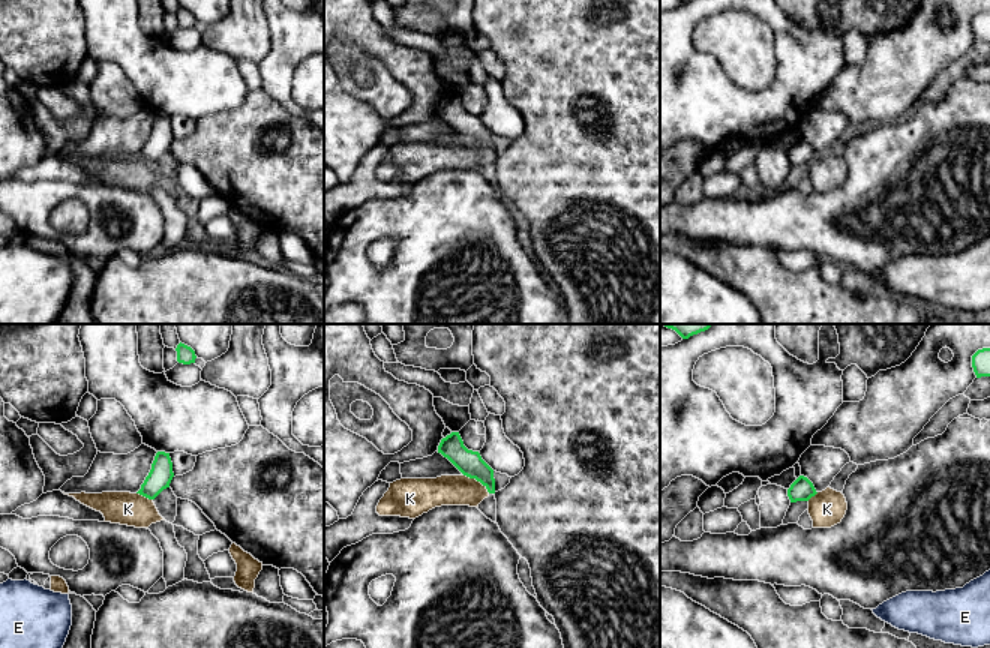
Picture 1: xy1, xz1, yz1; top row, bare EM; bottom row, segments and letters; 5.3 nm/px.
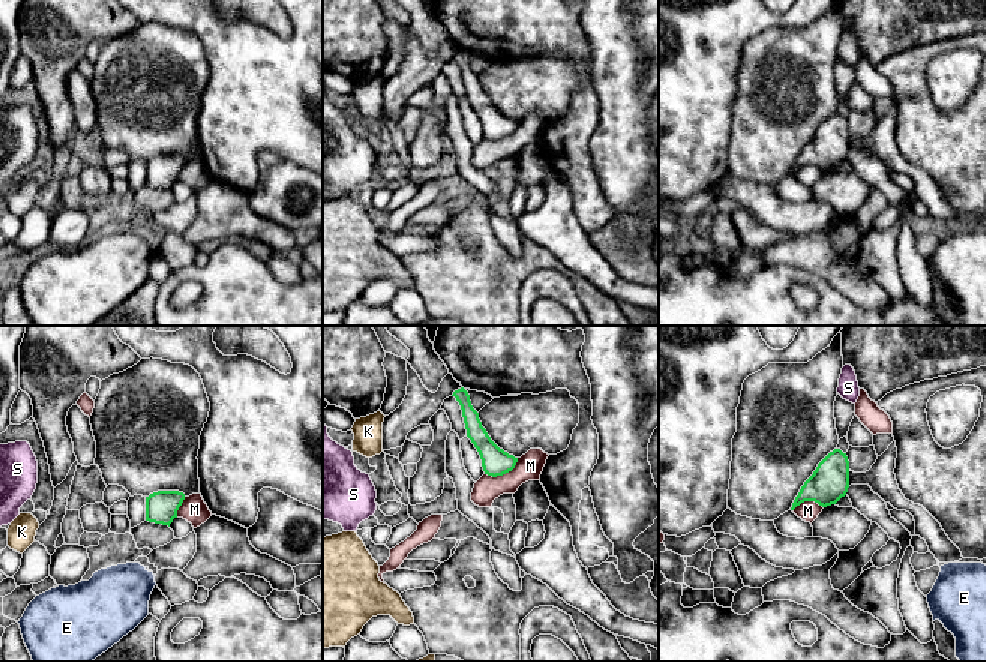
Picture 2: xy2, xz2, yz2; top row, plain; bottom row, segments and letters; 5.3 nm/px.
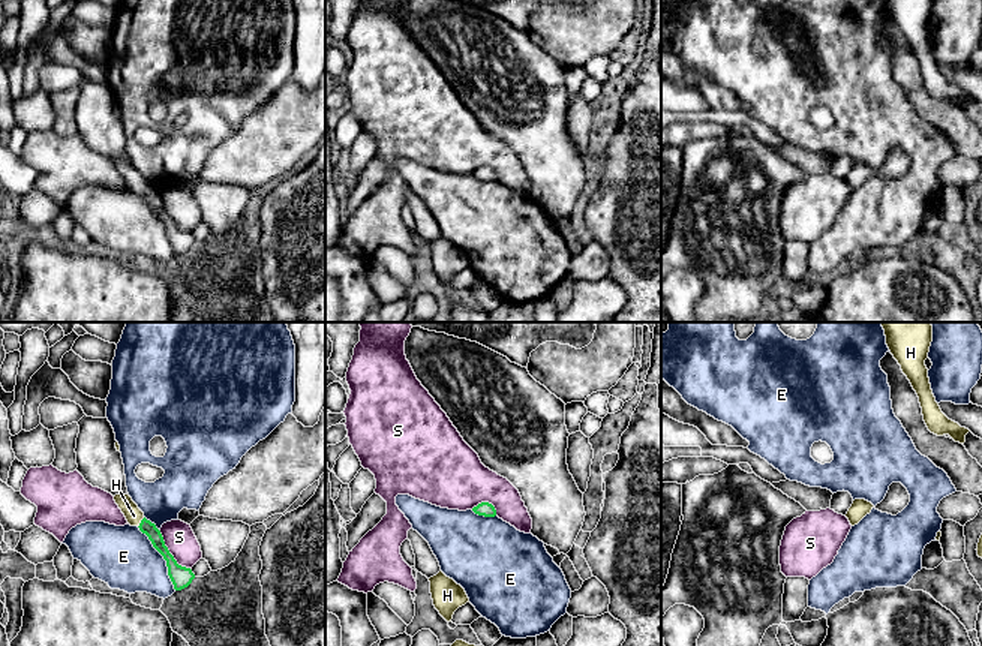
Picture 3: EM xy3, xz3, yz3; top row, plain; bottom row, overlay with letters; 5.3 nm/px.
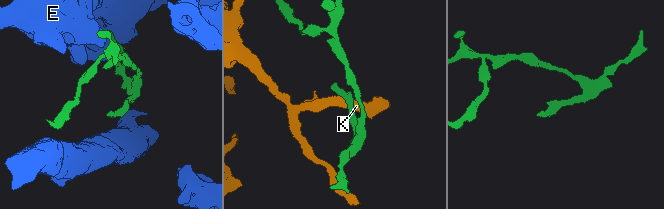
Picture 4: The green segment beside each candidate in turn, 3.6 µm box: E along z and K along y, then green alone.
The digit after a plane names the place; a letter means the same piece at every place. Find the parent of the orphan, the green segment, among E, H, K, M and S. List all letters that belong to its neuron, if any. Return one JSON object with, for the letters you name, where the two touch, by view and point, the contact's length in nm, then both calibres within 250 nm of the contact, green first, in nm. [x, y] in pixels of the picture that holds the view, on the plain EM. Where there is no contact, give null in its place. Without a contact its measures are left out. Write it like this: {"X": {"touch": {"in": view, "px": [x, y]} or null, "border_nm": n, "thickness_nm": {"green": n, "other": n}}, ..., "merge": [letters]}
{"H": {"touch": {"in": "xy3", "px": [141, 186]}, "border_nm": 70, "thickness_nm": {"green": 80, "other": 90}}, "merge": ["H"]}

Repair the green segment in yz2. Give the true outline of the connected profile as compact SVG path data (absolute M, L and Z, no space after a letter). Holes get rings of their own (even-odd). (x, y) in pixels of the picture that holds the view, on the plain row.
M840 113L830 116L804 146L791 174L804 165L815 165L822 171L836 168L849 152L849 125Z

